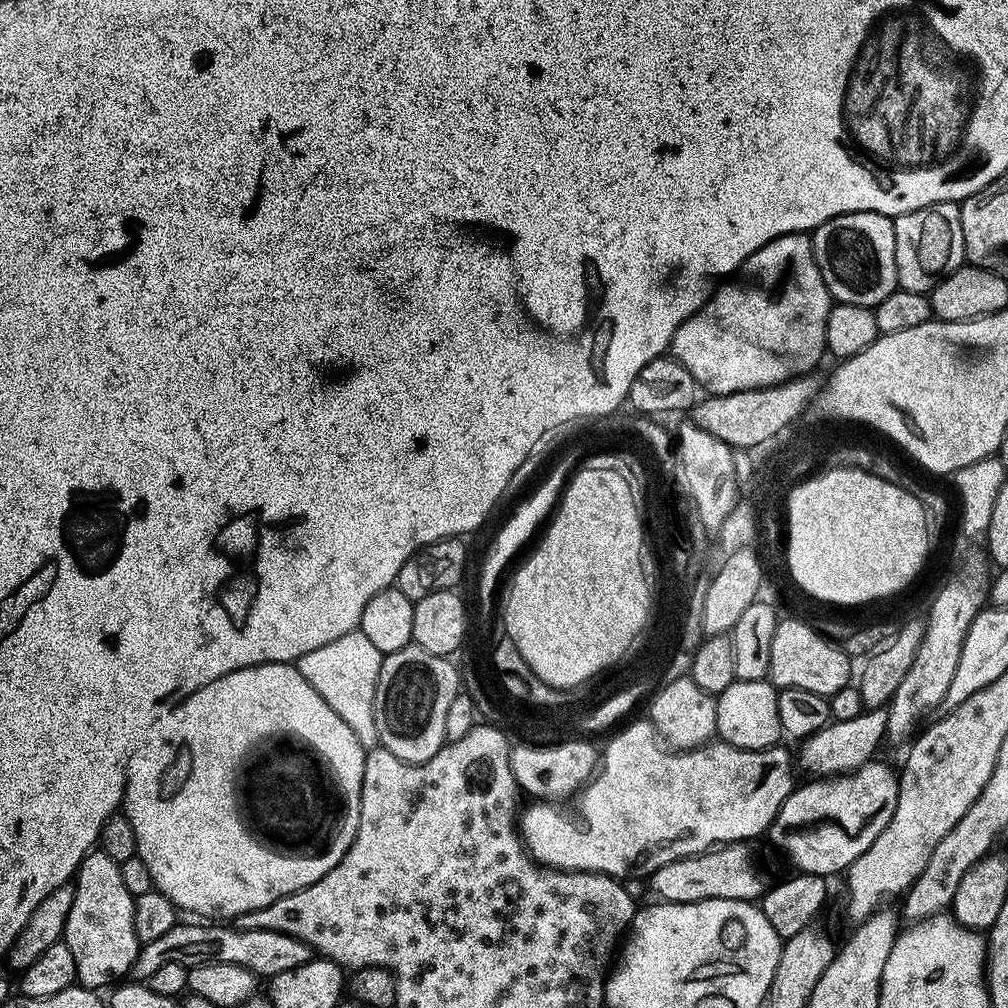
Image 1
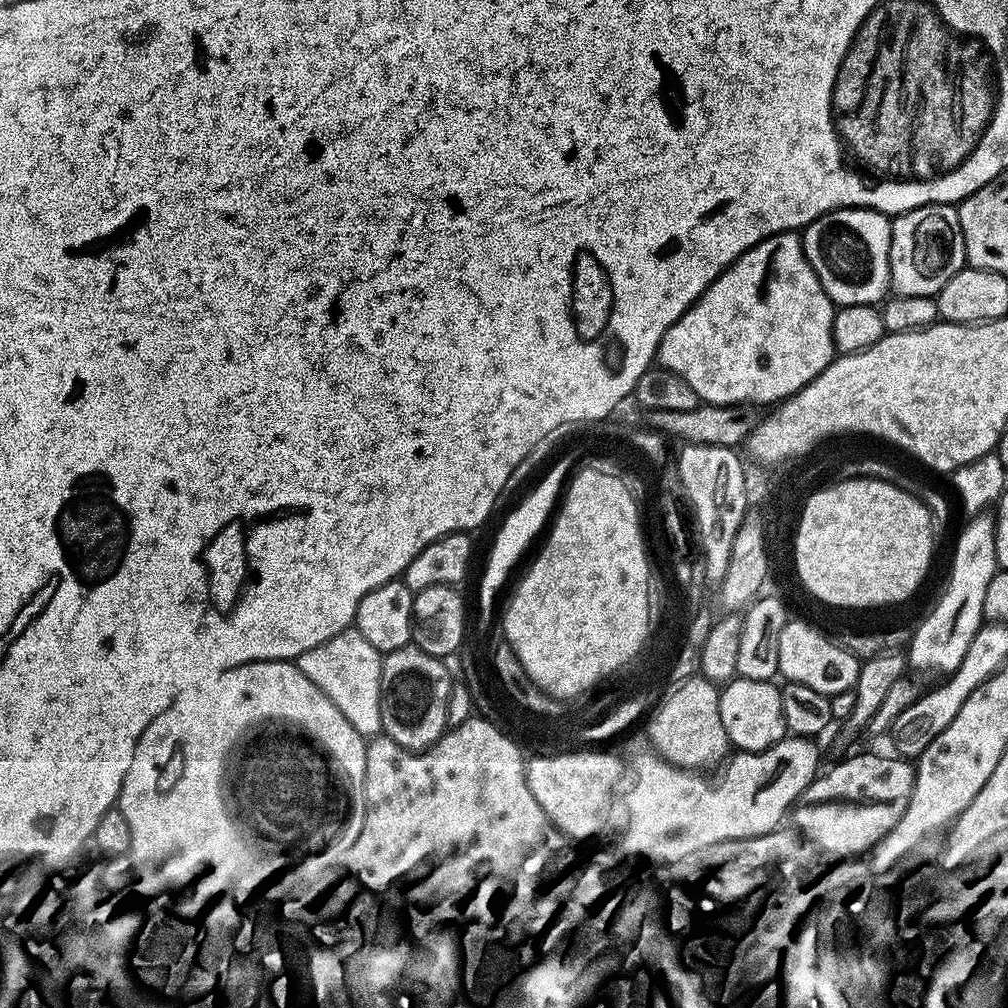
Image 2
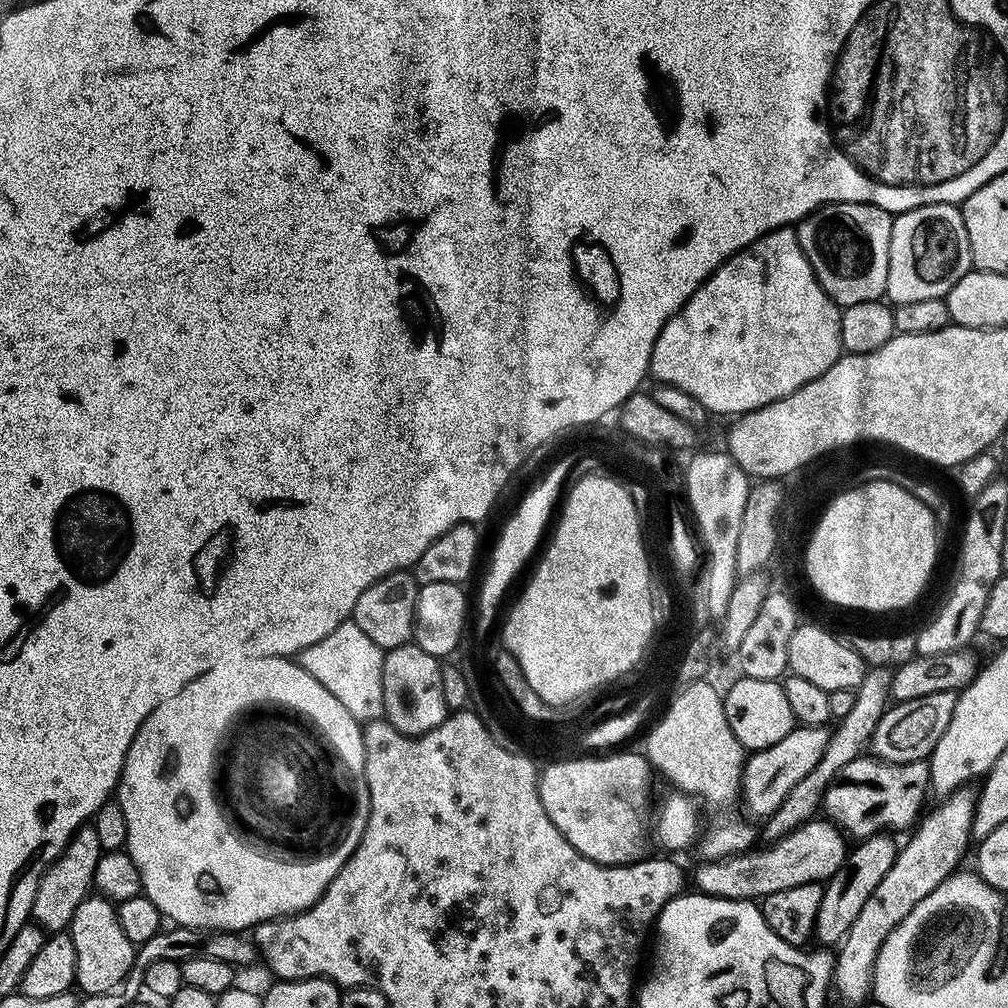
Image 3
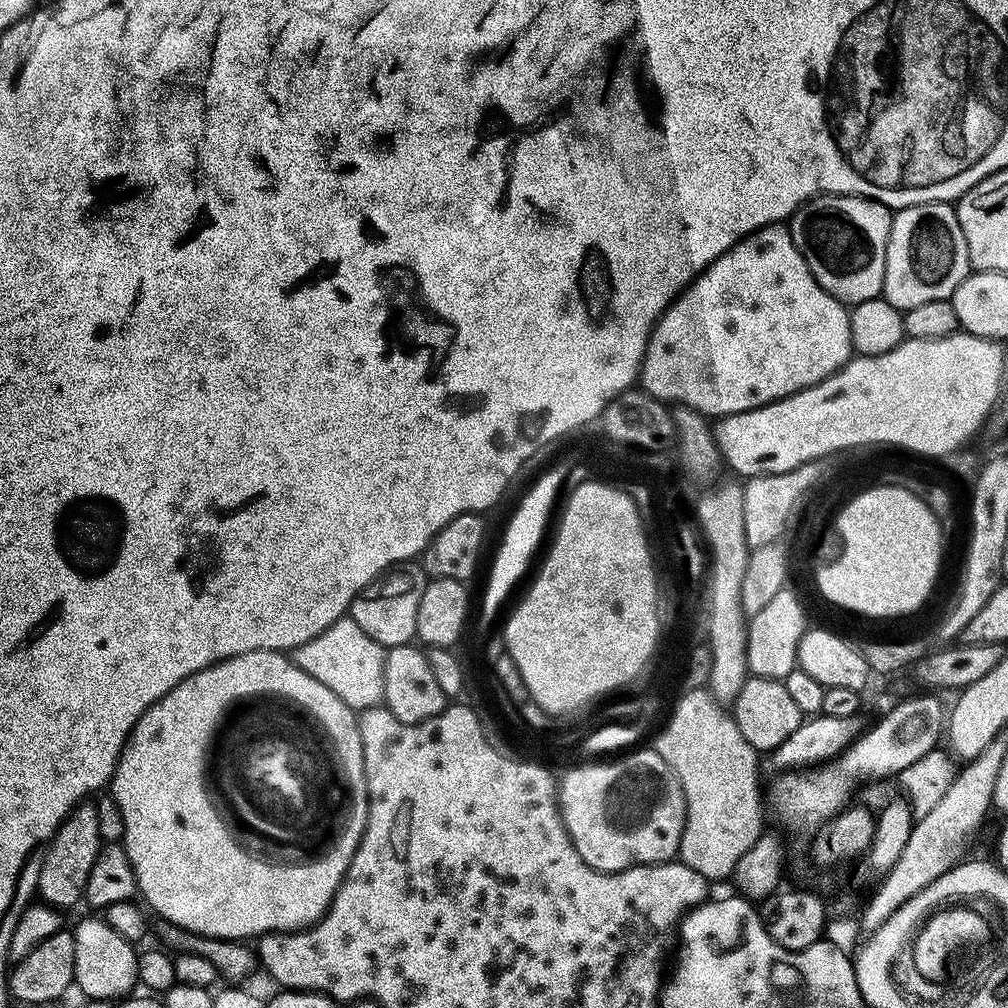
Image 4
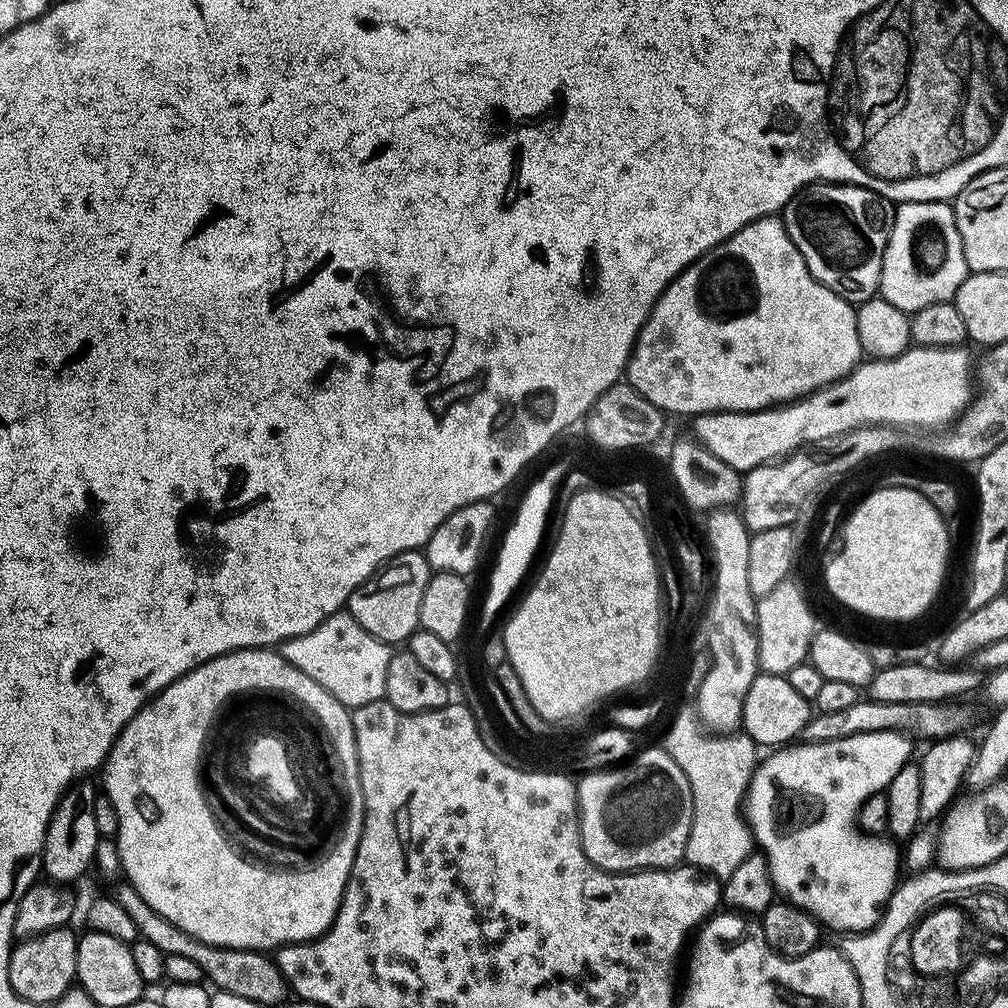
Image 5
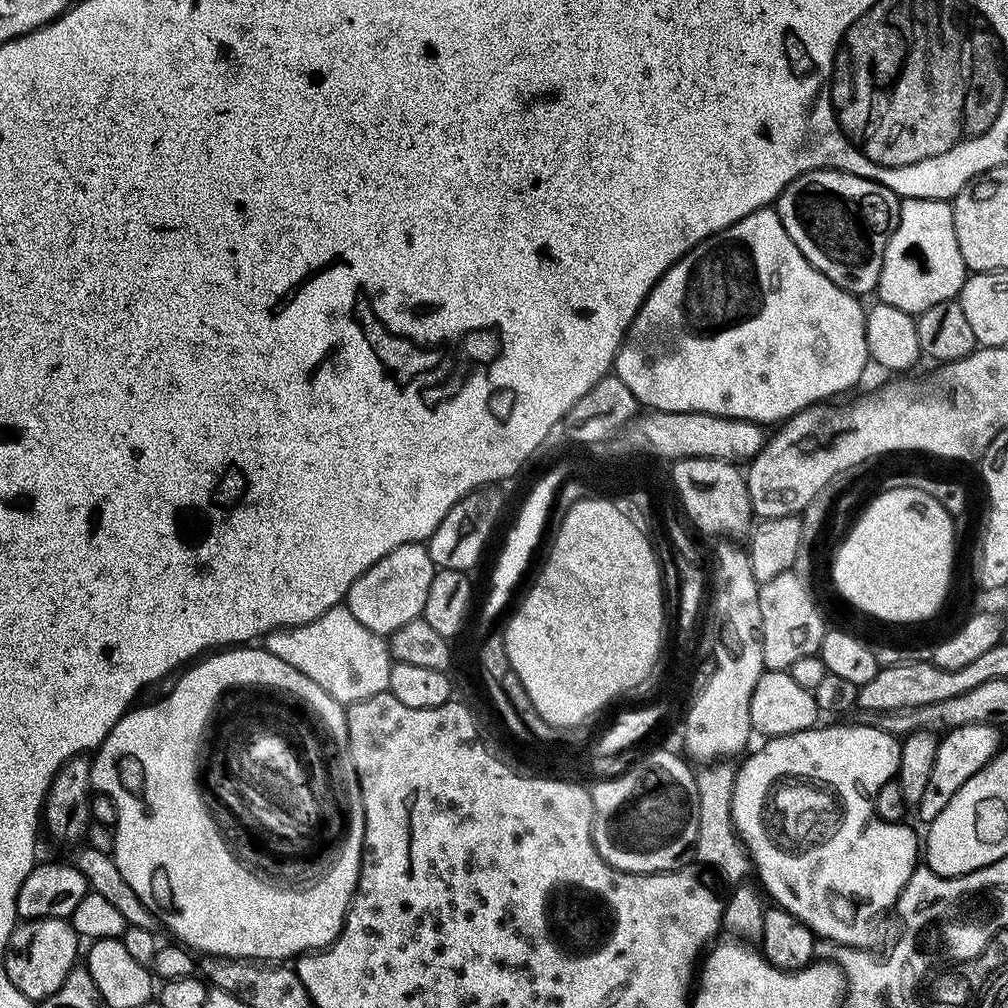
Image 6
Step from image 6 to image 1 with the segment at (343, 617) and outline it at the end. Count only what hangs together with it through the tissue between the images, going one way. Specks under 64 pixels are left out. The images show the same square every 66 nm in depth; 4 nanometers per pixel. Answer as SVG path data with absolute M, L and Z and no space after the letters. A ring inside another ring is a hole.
M347 632L342 638L334 638L334 642L326 642L326 646L318 646L318 650L310 650L310 654L300 657L299 670L318 690L318 694L354 730L354 738L366 750L371 750L380 744L378 726L374 722L374 694L378 686L378 674L384 661L385 653L372 645L370 638L361 632Z

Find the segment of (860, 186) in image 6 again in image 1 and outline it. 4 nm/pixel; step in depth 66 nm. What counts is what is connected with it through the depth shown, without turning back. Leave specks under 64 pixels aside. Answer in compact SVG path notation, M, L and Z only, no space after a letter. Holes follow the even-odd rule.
M851 212L835 216L811 233L812 254L833 301L875 309L882 298L896 291L893 217L877 212Z

